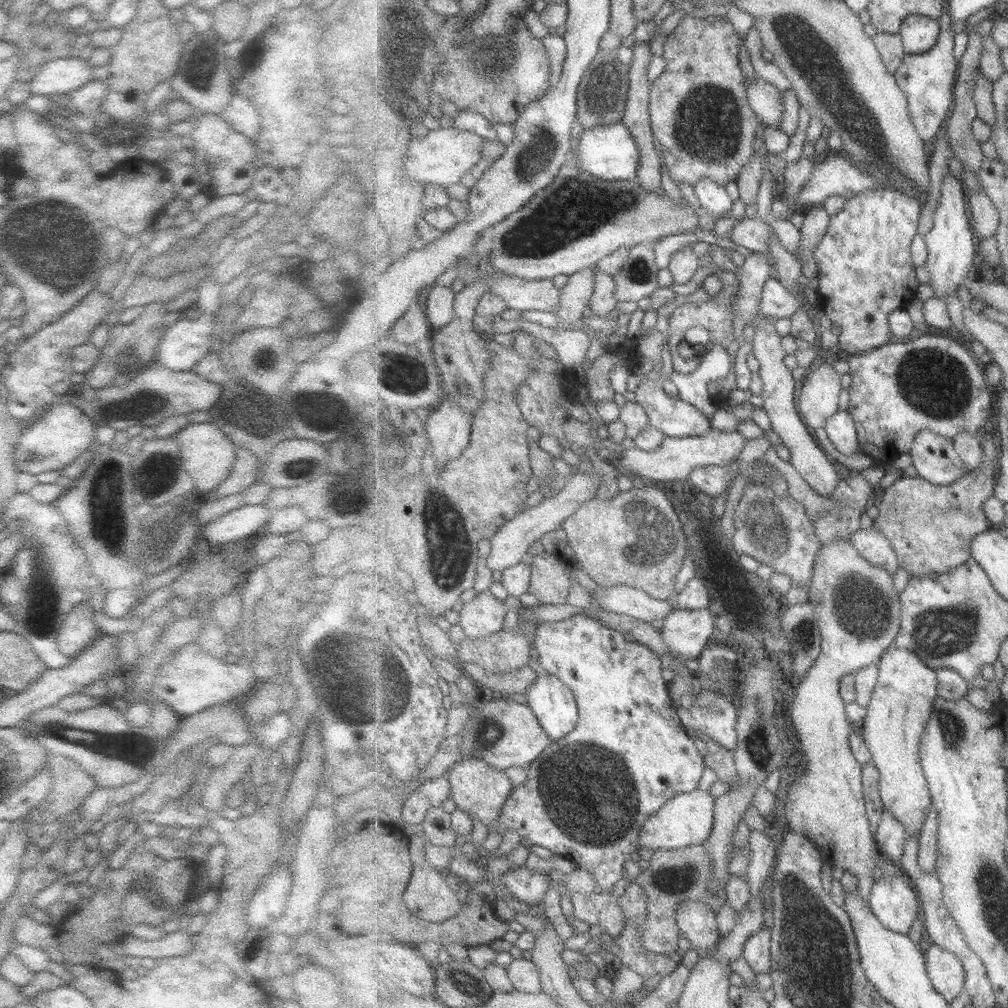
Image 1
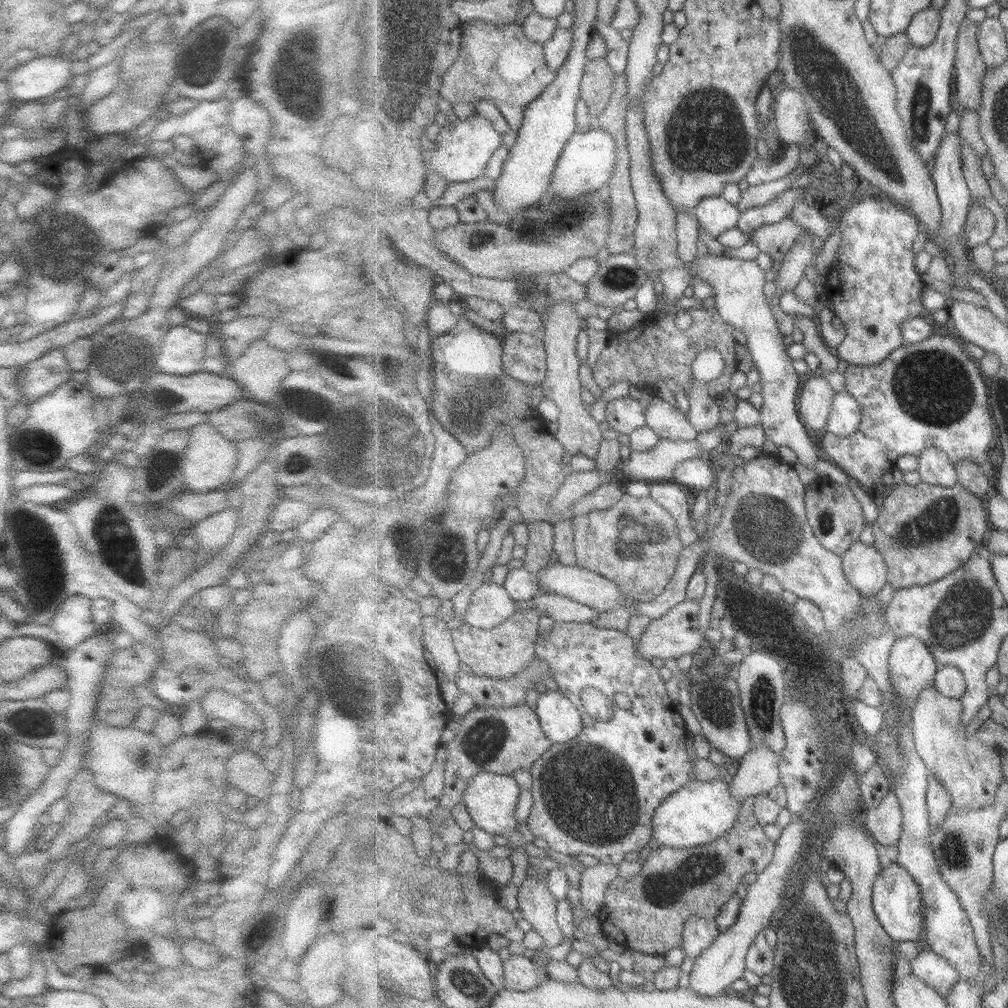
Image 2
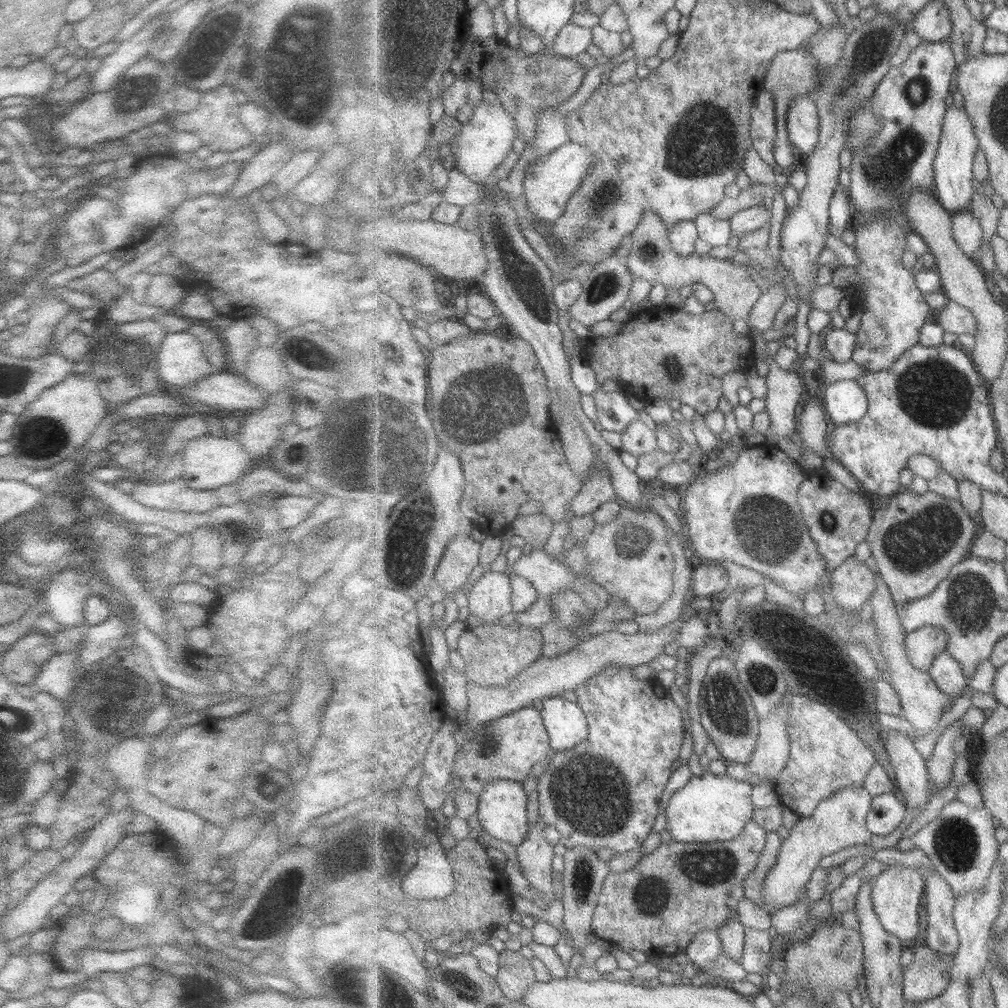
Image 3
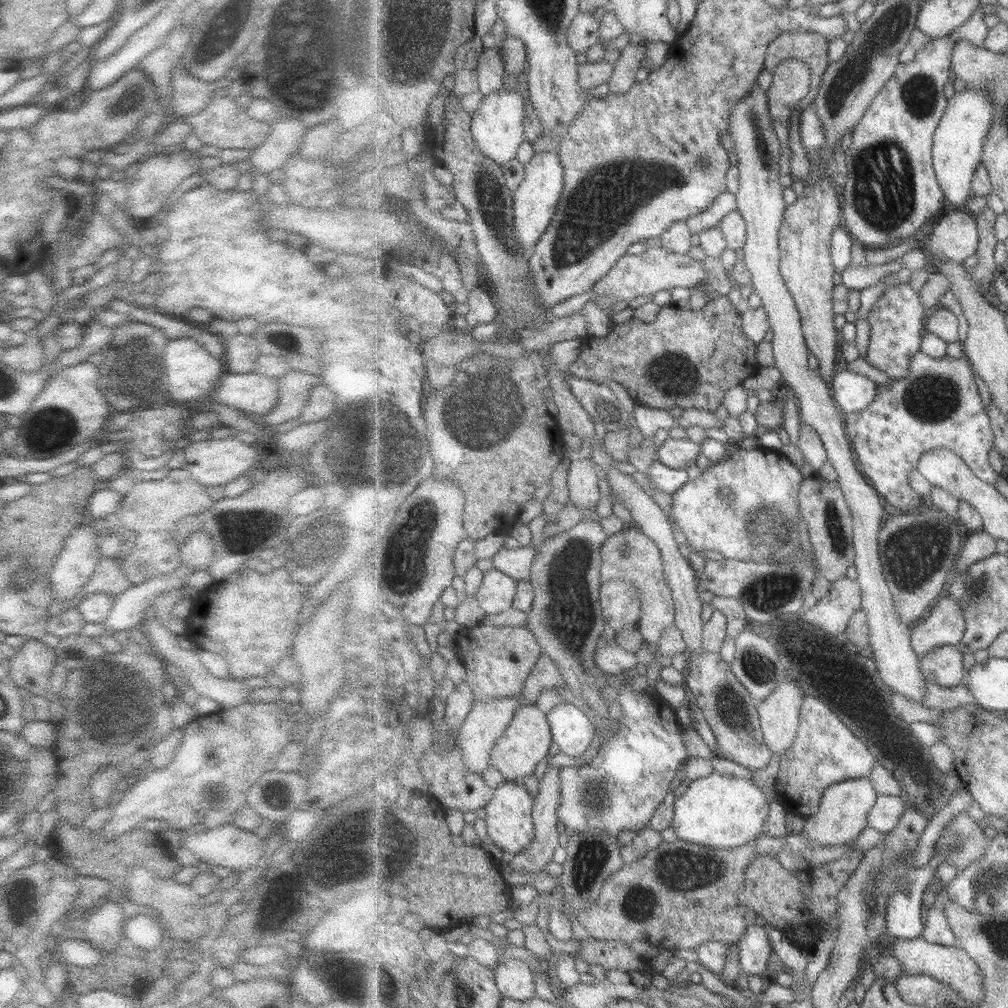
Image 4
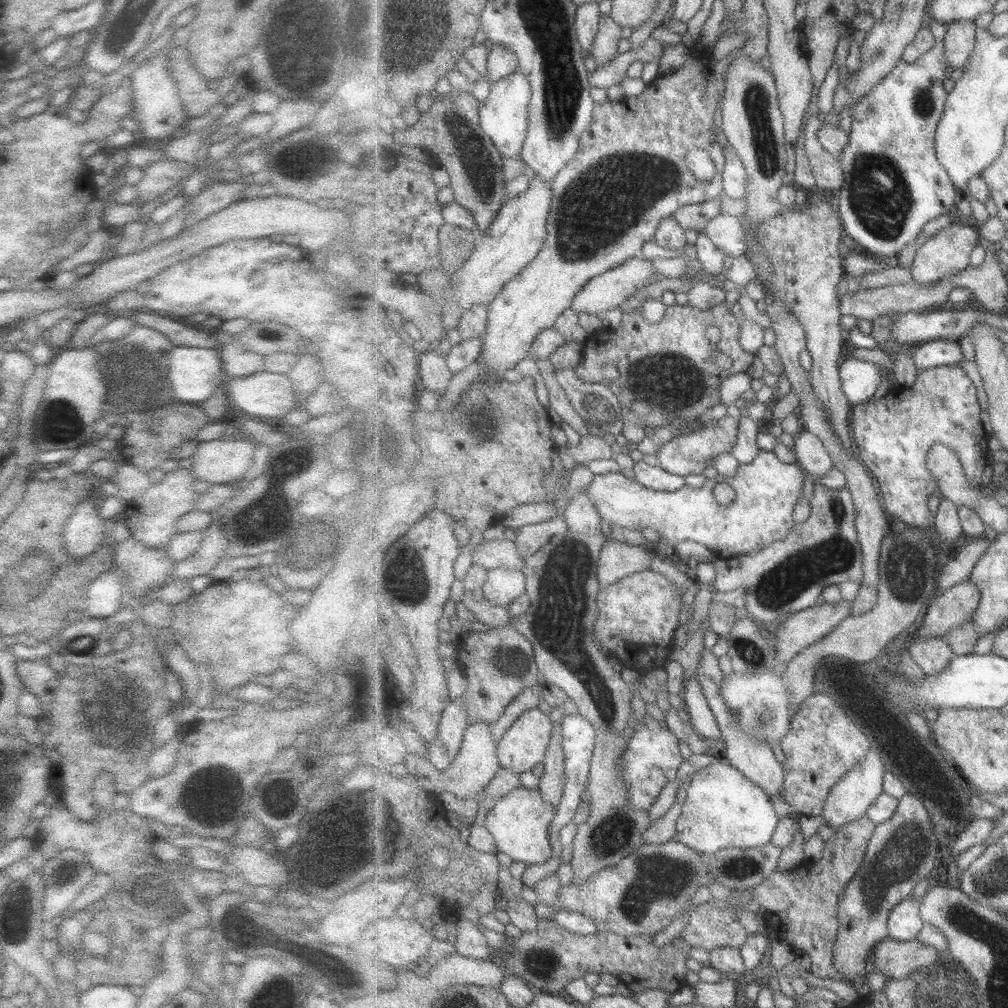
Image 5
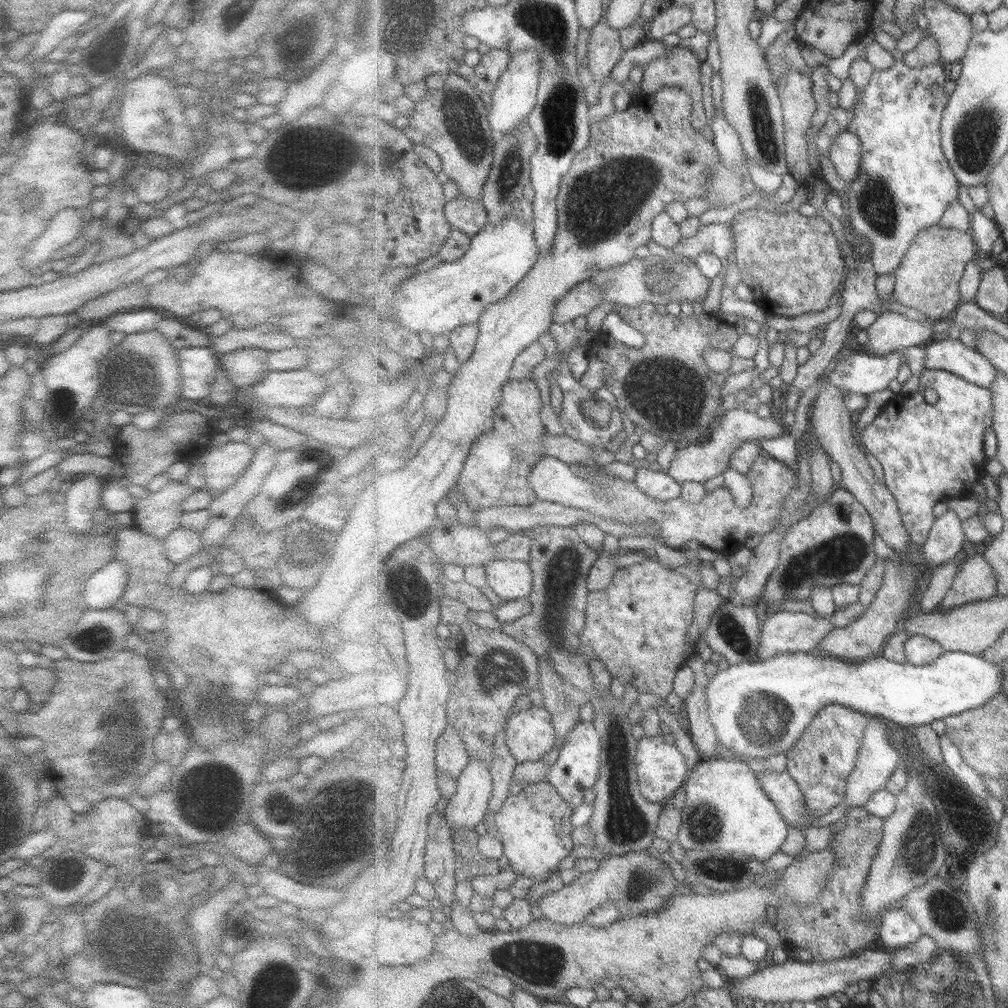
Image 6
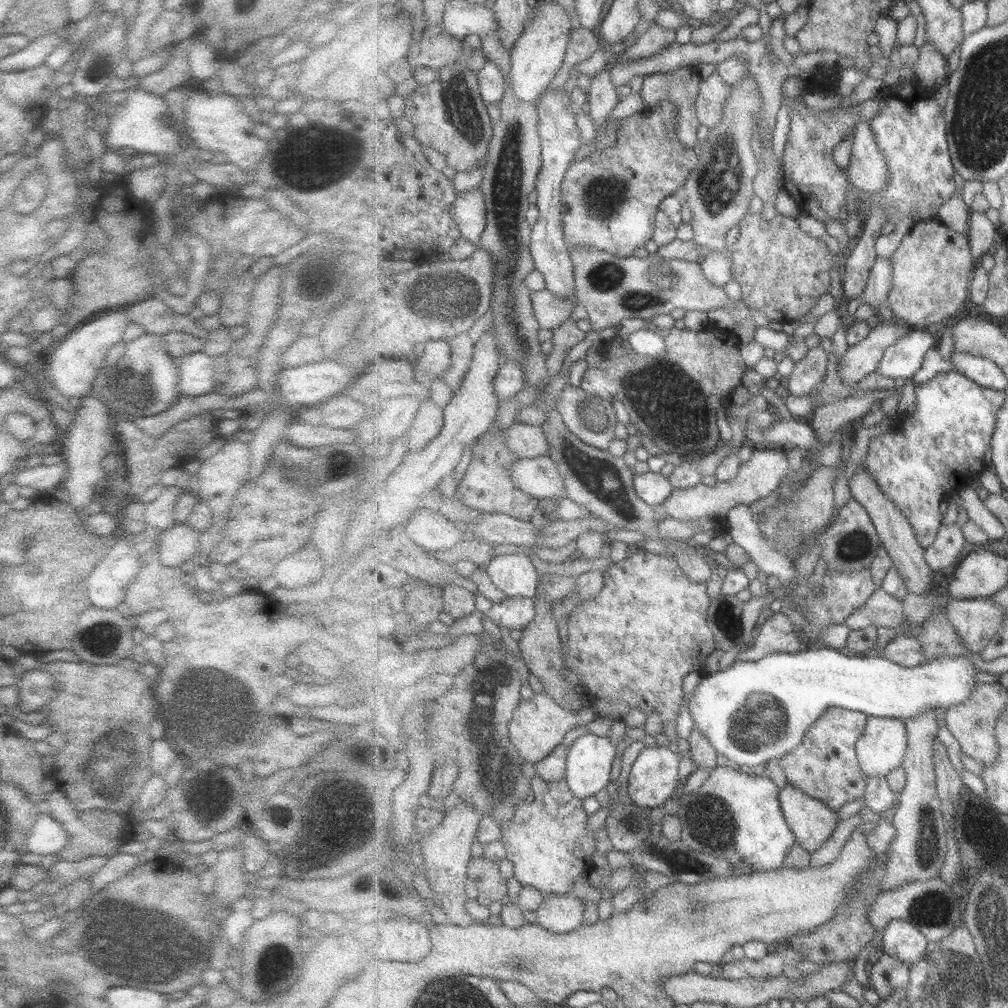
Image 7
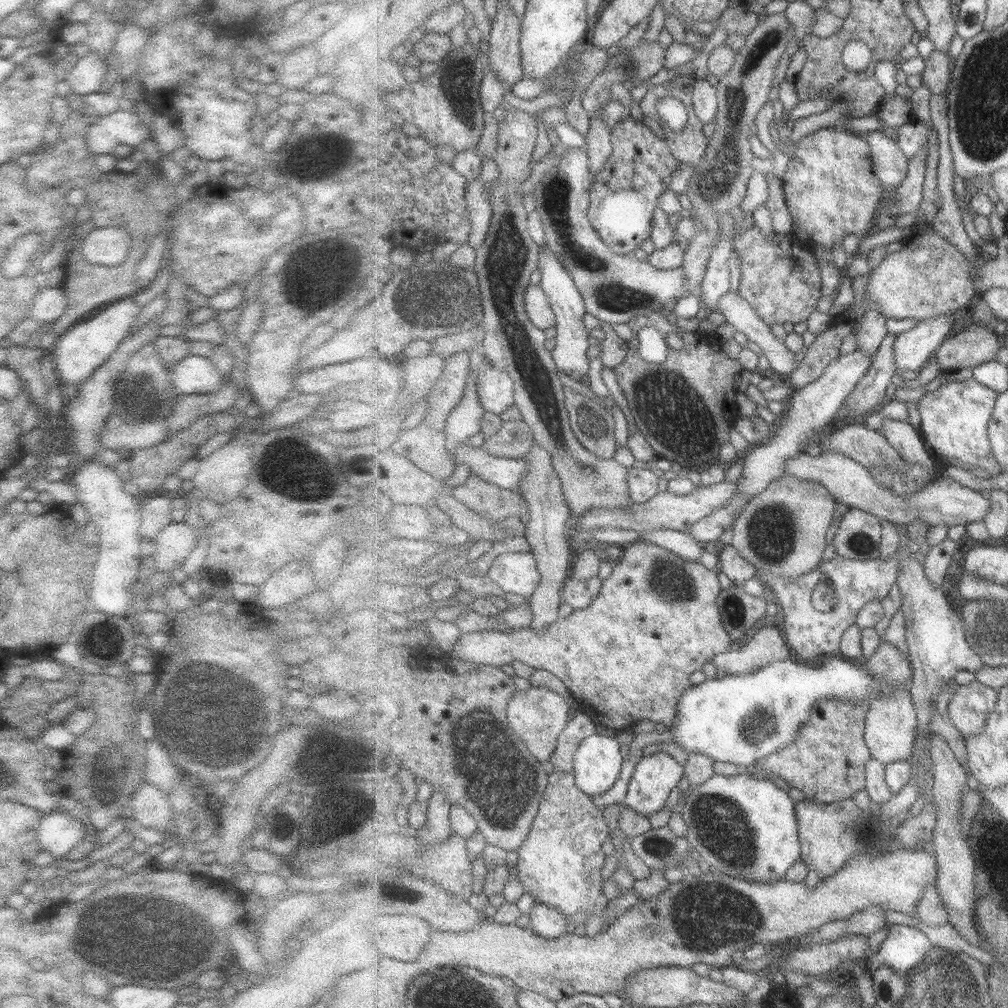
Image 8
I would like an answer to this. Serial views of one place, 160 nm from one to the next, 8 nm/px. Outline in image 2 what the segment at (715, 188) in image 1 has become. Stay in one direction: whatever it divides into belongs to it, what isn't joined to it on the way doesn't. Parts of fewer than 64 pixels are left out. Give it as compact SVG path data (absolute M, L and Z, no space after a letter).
M721 195L703 199L693 213L700 223L700 228L717 240L725 231L738 226L742 214L736 205L729 203Z

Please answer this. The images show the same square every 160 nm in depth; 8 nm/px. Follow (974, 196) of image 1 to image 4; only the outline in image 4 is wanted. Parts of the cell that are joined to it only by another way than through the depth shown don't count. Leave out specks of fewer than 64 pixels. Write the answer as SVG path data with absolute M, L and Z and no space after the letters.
M967 209L941 216L924 247L930 258L929 270L937 270L942 260L962 264L969 256L977 254L979 244L980 229L977 220Z

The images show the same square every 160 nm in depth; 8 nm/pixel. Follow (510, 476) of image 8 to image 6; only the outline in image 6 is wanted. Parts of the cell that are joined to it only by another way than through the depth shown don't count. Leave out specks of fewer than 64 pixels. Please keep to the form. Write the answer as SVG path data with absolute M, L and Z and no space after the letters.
M761 454L746 476L754 490L754 497L749 506L739 506L732 490L724 485L706 493L706 497L696 504L689 504L682 496L667 502L655 500L641 492L635 481L618 477L608 482L606 486L602 486L600 492L596 492L587 478L571 472L569 463L547 455L533 467L528 479L539 500L554 502L569 508L590 510L596 515L628 525L655 523L660 528L658 537L663 539L666 546L681 550L687 542L694 540L707 550L717 551L723 556L731 556L740 548L747 547L749 533L764 535L773 530L780 521L786 498L798 489L798 476L795 469L767 454Z

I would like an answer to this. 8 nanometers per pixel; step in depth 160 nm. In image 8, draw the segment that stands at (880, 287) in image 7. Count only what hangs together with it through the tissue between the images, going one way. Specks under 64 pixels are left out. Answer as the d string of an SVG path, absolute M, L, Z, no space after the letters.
M874 302L870 308L866 310L864 317L861 319L860 327L856 333L857 350L867 353L874 357L877 351L889 334L887 326L885 326L886 316L883 316L878 309L878 304Z

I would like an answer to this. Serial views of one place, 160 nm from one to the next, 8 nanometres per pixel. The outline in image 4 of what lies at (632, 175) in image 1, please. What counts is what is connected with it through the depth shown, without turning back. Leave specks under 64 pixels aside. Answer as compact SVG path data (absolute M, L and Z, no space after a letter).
M557 150L534 153L531 160L525 164L524 179L513 191L514 233L519 244L531 255L537 243L550 227L551 221L559 206L562 190L564 189L564 166L561 164Z

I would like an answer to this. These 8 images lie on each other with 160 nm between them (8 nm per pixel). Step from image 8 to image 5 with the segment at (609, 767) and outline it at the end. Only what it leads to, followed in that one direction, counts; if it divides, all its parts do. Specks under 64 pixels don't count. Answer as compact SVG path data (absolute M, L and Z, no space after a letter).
M579 713L575 715L563 715L561 724L562 735L564 736L565 770L563 796L560 798L557 808L555 808L556 818L554 818L551 826L555 840L557 838L560 839L560 830L575 818L580 802L582 802L584 794L588 792L591 761L596 749L596 727L593 726L593 723L588 718Z

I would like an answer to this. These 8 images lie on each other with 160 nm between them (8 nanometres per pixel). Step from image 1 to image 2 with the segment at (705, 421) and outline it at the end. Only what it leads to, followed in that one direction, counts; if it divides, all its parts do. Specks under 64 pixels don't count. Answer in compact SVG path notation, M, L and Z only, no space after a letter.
M660 397L654 398L645 410L646 425L650 426L661 439L695 440L698 430L691 424L688 415L681 408L676 409Z

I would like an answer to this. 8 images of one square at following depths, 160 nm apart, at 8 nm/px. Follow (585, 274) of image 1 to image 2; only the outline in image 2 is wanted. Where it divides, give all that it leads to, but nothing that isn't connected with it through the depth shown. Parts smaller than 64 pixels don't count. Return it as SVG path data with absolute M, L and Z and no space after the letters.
M550 302L550 311L546 312L544 328L539 335L548 351L548 373L542 382L547 399L552 401L560 411L558 417L558 429L555 437L564 446L566 454L577 456L583 454L596 462L603 437L604 423L597 422L587 410L581 398L581 392L585 389L580 381L579 356L577 356L578 336L581 330L581 316L573 309L575 302Z

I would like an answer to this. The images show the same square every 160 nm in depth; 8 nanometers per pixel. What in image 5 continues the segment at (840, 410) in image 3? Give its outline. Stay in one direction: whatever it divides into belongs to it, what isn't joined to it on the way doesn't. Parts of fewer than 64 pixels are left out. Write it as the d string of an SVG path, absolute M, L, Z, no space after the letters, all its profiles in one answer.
M853 357L841 363L840 377L843 390L853 406L867 403L879 390L879 386L883 384L881 368L881 365Z

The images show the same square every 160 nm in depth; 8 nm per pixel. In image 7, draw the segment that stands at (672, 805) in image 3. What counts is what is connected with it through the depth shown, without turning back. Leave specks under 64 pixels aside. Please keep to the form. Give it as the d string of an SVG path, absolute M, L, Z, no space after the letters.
M730 764L727 766L718 766L714 768L702 786L696 790L686 794L683 794L678 797L680 809L677 812L677 815L682 822L682 841L686 846L691 847L692 849L697 849L704 853L709 853L717 856L724 856L725 858L729 857L729 862L737 868L739 871L747 871L747 868L752 868L752 872L761 872L761 871L771 871L783 868L786 864L786 858L788 854L792 852L794 846L798 844L796 841L796 836L793 834L791 827L788 825L788 819L785 818L784 810L781 806L780 801L780 789L773 779L769 777L762 777L753 774L751 771L745 769L739 770L734 769Z

